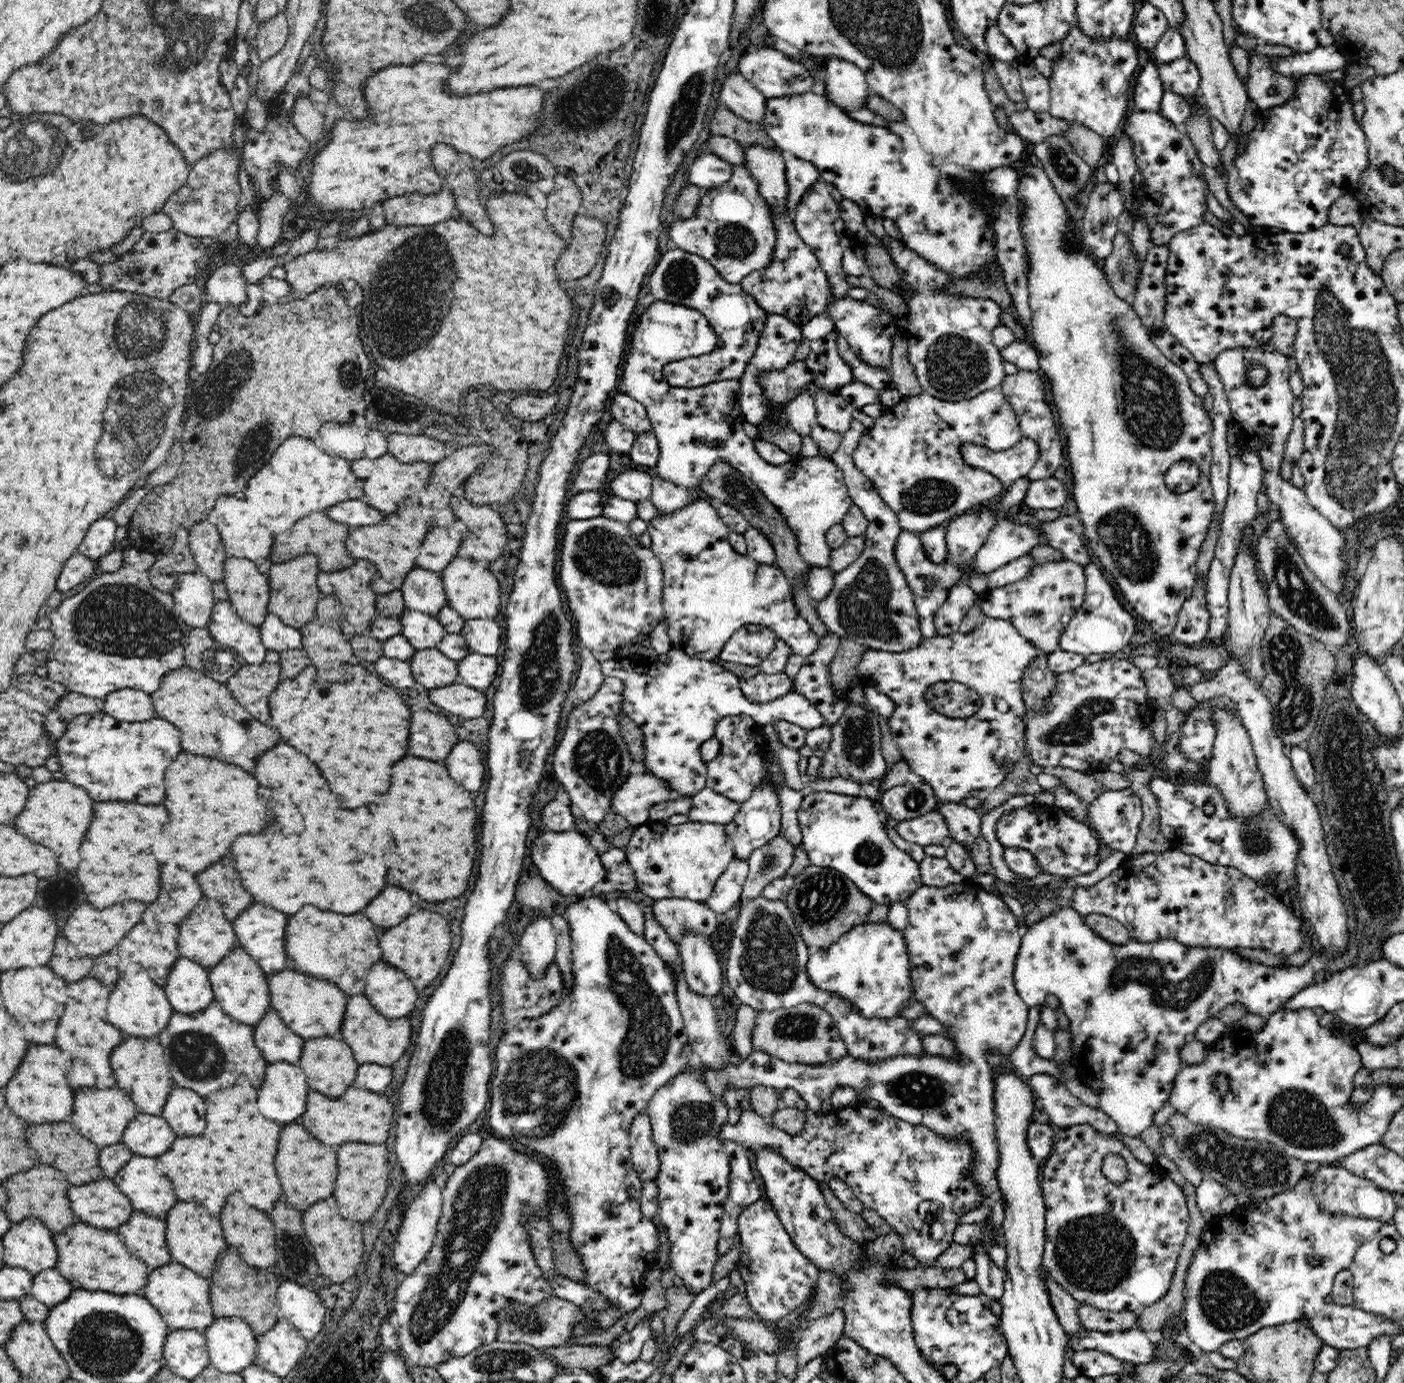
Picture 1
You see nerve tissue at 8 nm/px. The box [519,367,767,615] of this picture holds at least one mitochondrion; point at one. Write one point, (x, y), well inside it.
(601, 555)

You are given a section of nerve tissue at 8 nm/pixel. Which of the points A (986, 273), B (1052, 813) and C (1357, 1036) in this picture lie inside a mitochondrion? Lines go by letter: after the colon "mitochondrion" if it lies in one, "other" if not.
A: other
B: other
C: other

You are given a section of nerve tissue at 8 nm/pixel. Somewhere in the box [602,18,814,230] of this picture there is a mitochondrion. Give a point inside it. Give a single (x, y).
(684, 112)

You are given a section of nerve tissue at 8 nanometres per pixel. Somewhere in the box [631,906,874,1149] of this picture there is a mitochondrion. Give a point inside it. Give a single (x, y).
(694, 1121)

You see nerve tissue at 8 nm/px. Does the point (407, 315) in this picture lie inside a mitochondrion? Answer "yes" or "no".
yes

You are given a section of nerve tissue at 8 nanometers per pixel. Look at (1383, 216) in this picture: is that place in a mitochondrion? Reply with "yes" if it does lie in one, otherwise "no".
no

